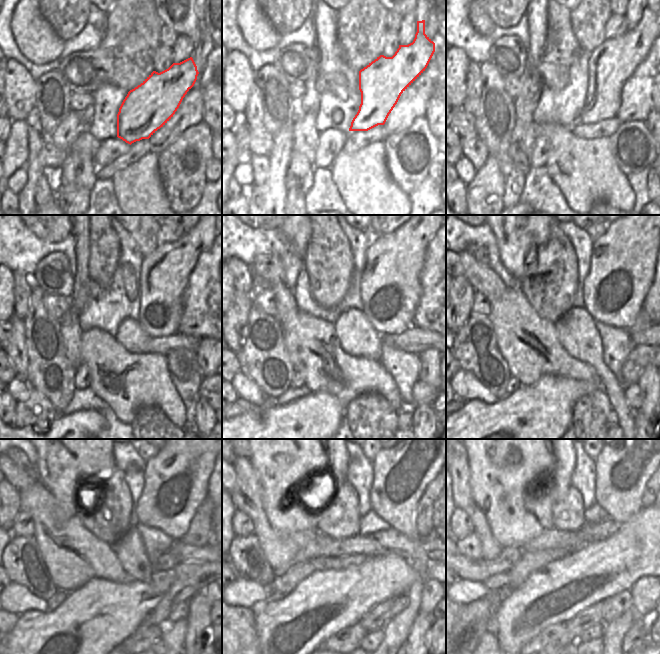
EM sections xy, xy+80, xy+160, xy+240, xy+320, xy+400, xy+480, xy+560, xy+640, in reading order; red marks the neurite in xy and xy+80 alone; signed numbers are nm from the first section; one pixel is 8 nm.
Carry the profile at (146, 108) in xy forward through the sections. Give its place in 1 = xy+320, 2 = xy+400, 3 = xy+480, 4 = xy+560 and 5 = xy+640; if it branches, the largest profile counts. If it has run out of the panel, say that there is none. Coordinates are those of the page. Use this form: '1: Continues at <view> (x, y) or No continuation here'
1: Continues at xy+320 (390, 289)
2: Continues at xy+400 (623, 260)
3: Continues at xy+480 (176, 479)
4: Continues at xy+560 (400, 474)
5: Continues at xy+640 (621, 473).

